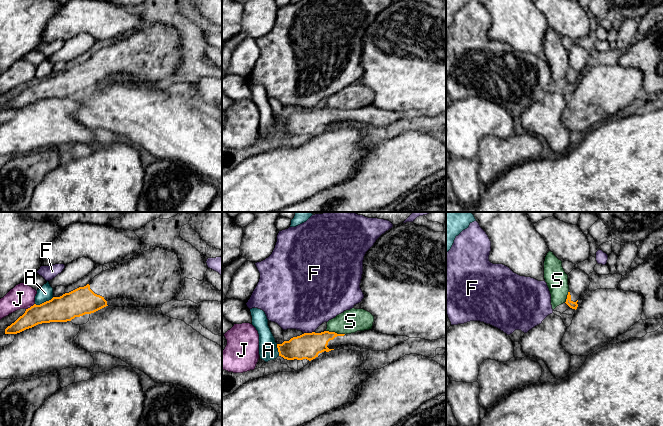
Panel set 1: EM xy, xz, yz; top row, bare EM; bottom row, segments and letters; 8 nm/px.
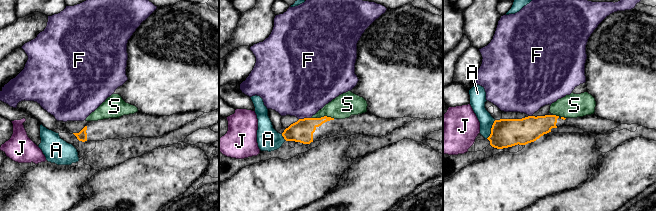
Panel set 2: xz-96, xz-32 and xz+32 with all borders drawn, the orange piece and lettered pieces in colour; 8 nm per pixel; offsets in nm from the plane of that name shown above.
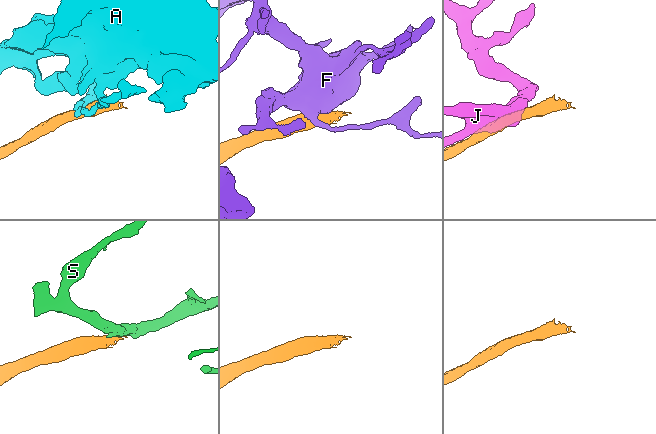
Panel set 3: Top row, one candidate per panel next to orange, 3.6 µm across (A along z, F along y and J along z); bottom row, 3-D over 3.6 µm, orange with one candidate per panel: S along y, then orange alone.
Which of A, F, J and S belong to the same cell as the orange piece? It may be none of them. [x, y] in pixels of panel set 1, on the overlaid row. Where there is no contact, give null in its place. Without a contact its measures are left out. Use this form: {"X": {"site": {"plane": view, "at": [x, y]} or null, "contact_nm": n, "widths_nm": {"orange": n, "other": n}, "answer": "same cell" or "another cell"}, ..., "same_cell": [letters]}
{"A": {"site": {"plane": "xy", "at": [44, 302]}, "contact_nm": 160, "widths_nm": {"orange": 200, "other": 120}, "answer": "another cell"}, "F": {"site": {"plane": "xz", "at": [308, 333]}, "contact_nm": 80, "widths_nm": {"orange": 200, "other": 440}, "answer": "another cell"}, "J": {"site": {"plane": "xy", "at": [31, 306]}, "contact_nm": 90, "widths_nm": {"orange": 200, "other": 200}, "answer": "another cell"}, "S": {"site": {"plane": "xz", "at": [336, 333]}, "contact_nm": 160, "widths_nm": {"orange": 200, "other": 190}, "answer": "another cell"}, "same_cell": []}

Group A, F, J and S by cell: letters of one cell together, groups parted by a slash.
A / F / J / S

